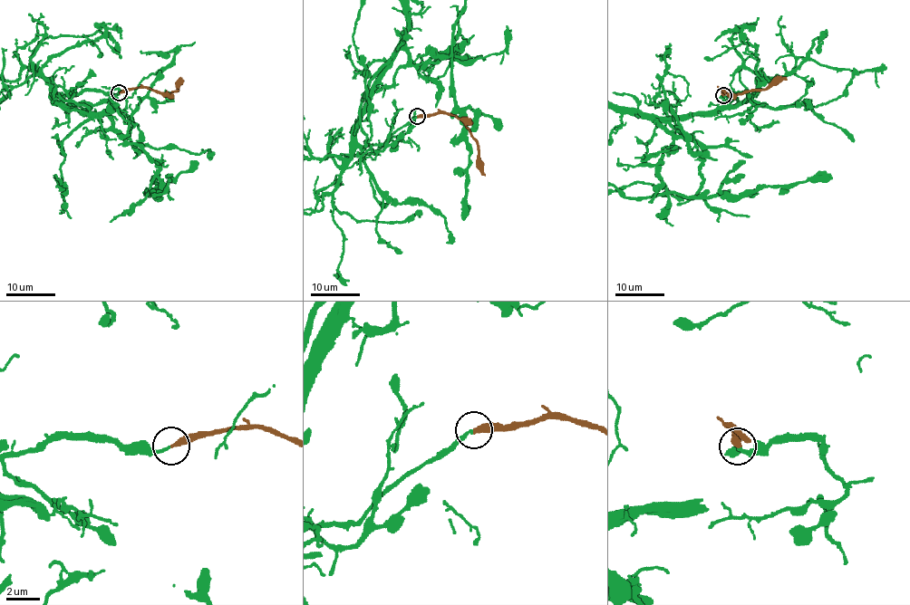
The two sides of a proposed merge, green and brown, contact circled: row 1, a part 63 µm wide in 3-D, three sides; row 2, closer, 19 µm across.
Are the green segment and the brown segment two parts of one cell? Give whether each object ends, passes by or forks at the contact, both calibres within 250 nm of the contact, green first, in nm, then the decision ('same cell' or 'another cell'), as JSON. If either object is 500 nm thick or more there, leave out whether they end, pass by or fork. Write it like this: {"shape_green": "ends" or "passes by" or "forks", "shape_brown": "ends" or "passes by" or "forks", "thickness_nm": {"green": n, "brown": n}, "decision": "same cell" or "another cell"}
{"shape_green": "ends", "shape_brown": "ends", "thickness_nm": {"green": 190, "brown": 340}, "decision": "same cell"}

